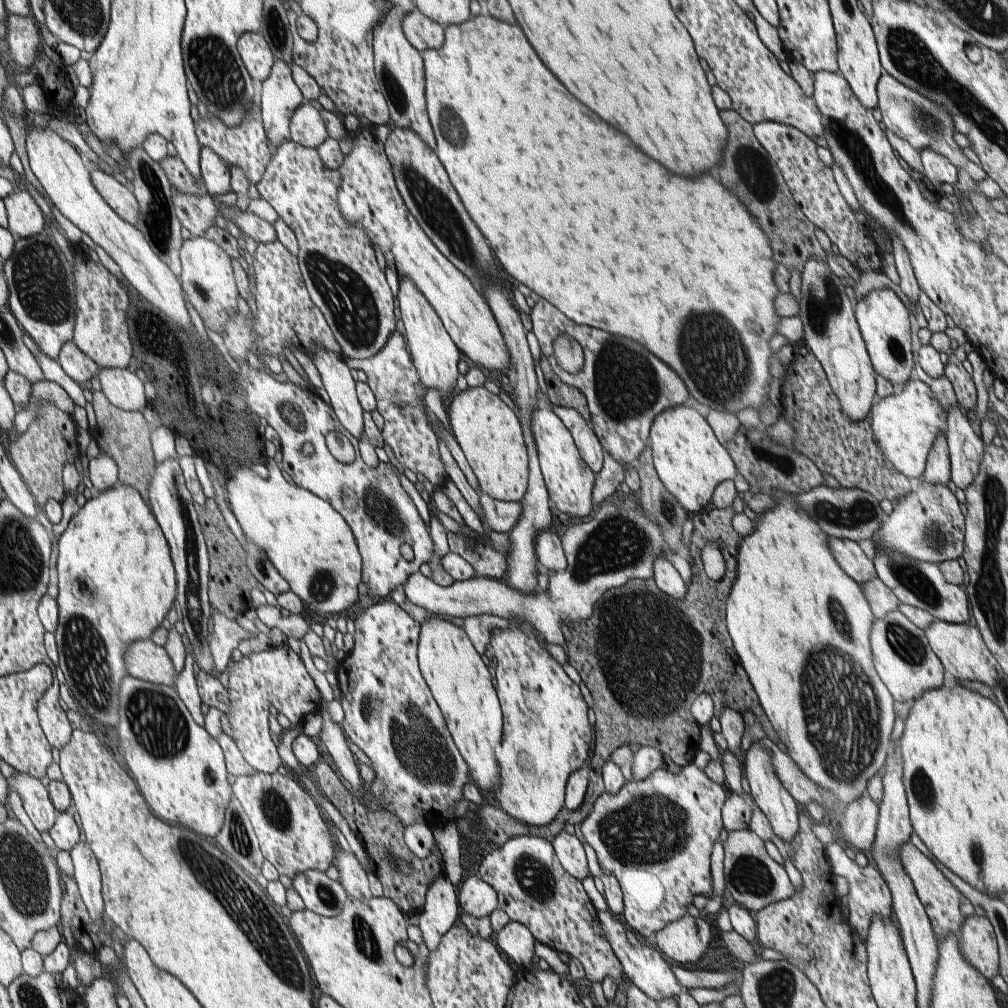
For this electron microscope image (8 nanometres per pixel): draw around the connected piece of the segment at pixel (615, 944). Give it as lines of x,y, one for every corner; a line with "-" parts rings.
610,910
601,913
598,912
599,921
603,926
603,933
609,940
622,966
625,968
629,979
652,1000
674,999
677,1002
678,996
685,990
679,983
679,980
674,976
671,966
662,958
660,951
655,950
653,947
642,946
641,944
631,946
630,942
628,942
628,936
626,936
624,924
622,925
618,922
611,913

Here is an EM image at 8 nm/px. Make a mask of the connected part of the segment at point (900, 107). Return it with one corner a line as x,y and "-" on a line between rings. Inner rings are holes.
884,70
877,84
877,95
879,98
877,106
883,119
882,126
885,129
907,140
916,150
934,149
943,157
951,160
958,170
967,170
977,183
986,180
988,177
986,171
964,156
962,148
954,141
955,126
945,108
939,107
935,102
898,82

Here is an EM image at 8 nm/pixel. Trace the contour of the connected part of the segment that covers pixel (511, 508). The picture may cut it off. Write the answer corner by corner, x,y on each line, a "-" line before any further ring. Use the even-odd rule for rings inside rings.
486,493
479,494
480,504
486,514
486,522
496,532
509,533
517,526
523,514
523,504
514,501
499,501

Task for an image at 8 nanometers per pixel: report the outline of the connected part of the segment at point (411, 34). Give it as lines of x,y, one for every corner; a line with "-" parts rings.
418,9
409,12
403,21
403,30
414,48
421,53
430,49
438,50
445,45
445,28

